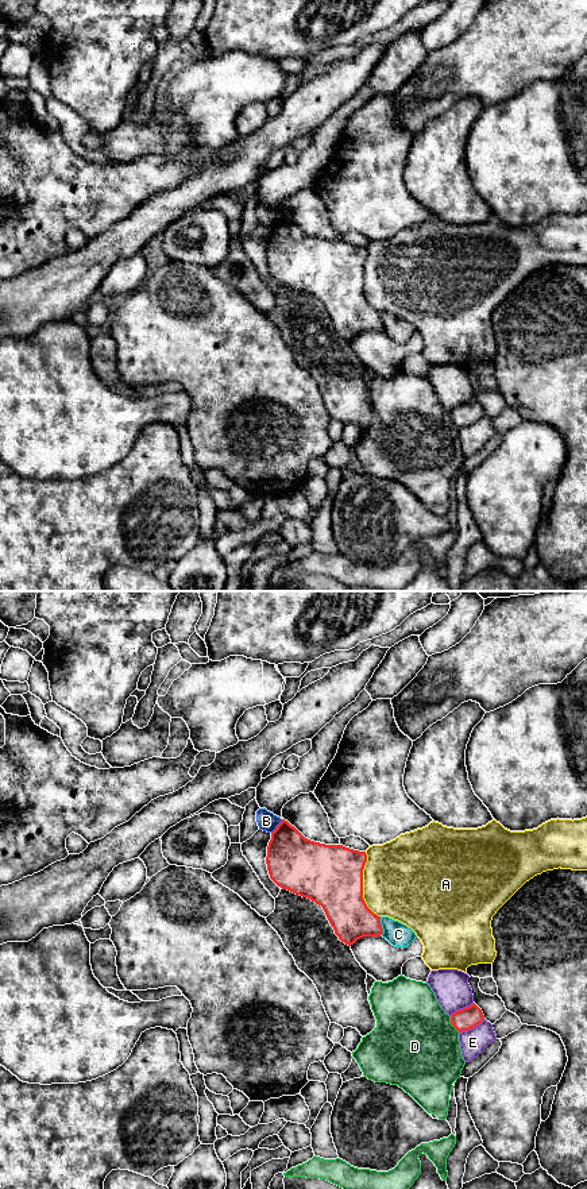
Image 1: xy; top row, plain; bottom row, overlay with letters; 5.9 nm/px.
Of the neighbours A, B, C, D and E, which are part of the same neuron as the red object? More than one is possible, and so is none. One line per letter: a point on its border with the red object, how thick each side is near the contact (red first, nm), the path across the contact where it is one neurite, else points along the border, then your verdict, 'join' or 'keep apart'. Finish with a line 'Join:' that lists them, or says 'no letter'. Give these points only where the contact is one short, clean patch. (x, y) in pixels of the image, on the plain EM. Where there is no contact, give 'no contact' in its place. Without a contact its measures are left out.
A: xy (362, 281) | 360/480 nm | keep apart
B: xy (277, 222) | 320/110 nm | along xy (282, 215), (271, 228) | keep apart
C: xy (381, 321) | 240/140 nm | keep apart
D: xy (452, 420) | 130/500 nm | keep apart
E: xy (472, 423) | 130/160 nm | along xy (485, 415), (460, 428) | keep apart
Join: no letter

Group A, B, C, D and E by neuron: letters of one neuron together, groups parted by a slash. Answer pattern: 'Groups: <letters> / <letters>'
Groups: A / B / C / D / E

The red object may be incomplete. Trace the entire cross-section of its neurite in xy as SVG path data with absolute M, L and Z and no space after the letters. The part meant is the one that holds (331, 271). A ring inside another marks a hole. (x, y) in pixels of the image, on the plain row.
M285 215L271 228L266 252L270 274L282 285L308 293L321 301L335 329L348 341L363 332L383 329L381 312L374 309L363 294L366 258L366 247L310 236Z

